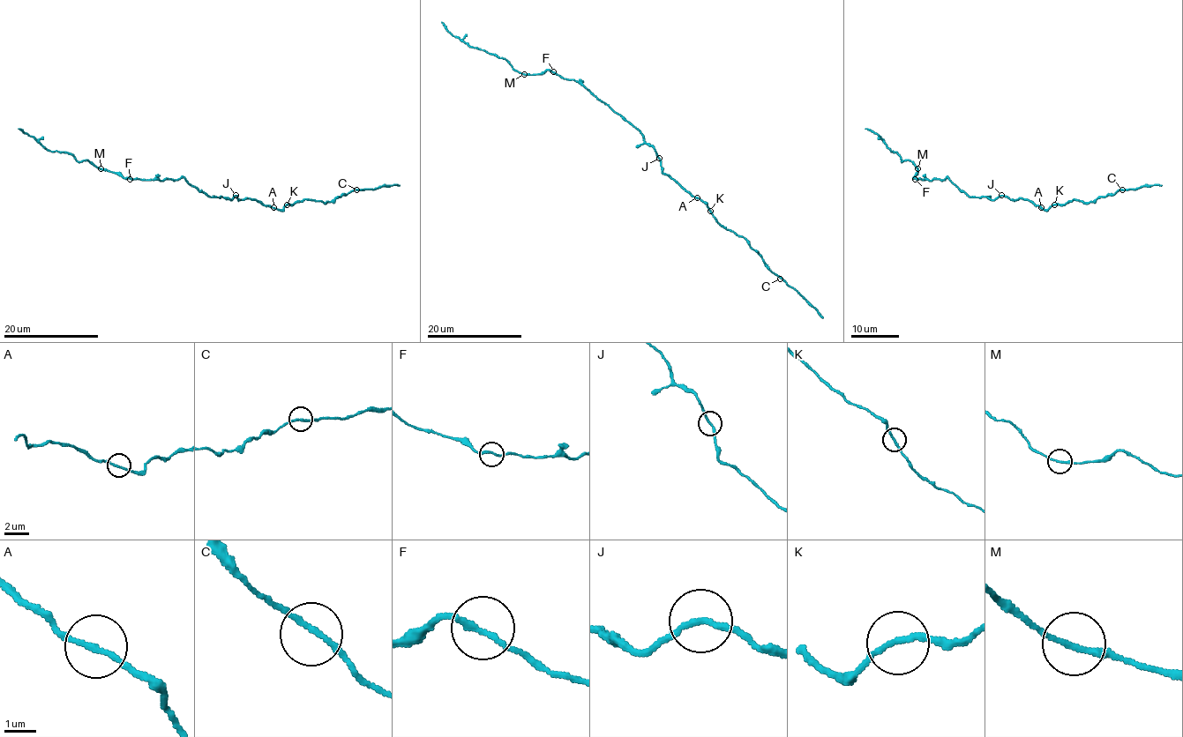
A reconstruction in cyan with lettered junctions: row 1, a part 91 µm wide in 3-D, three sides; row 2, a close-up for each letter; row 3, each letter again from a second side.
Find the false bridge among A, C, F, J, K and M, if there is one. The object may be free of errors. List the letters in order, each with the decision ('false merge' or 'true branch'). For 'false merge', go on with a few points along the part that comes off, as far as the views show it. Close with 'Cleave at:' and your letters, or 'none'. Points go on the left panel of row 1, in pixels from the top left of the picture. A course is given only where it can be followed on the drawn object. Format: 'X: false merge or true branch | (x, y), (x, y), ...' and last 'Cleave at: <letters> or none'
A: true branch
C: true branch
F: true branch
J: true branch
K: true branch
M: false merge | (101, 167), (86, 160), (81, 162), (70, 153), (46, 150), (18, 129)
Cleave at: M

